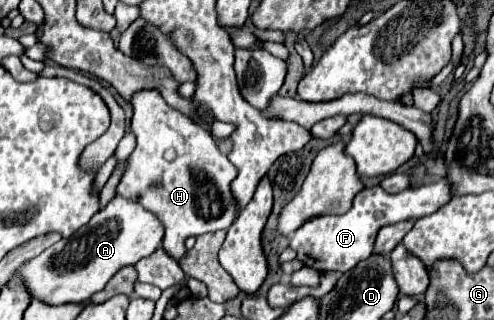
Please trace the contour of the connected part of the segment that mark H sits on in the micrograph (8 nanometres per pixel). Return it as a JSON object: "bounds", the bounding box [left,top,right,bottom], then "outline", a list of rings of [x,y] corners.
{"bounds":[116,90,236,260],"outline":[[[138,90],[132,94],[130,102],[134,108],[130,130],[136,136],[136,150],[126,160],[126,170],[116,186],[116,192],[128,200],[140,202],[140,206],[156,214],[164,226],[164,250],[180,260],[187,252],[184,240],[188,236],[226,230],[232,224],[236,216],[236,202],[230,194],[230,182],[236,178],[236,168],[228,162],[226,152],[216,146],[210,132],[204,126],[192,122],[192,118],[184,118],[184,114],[172,110],[160,92]]]}

